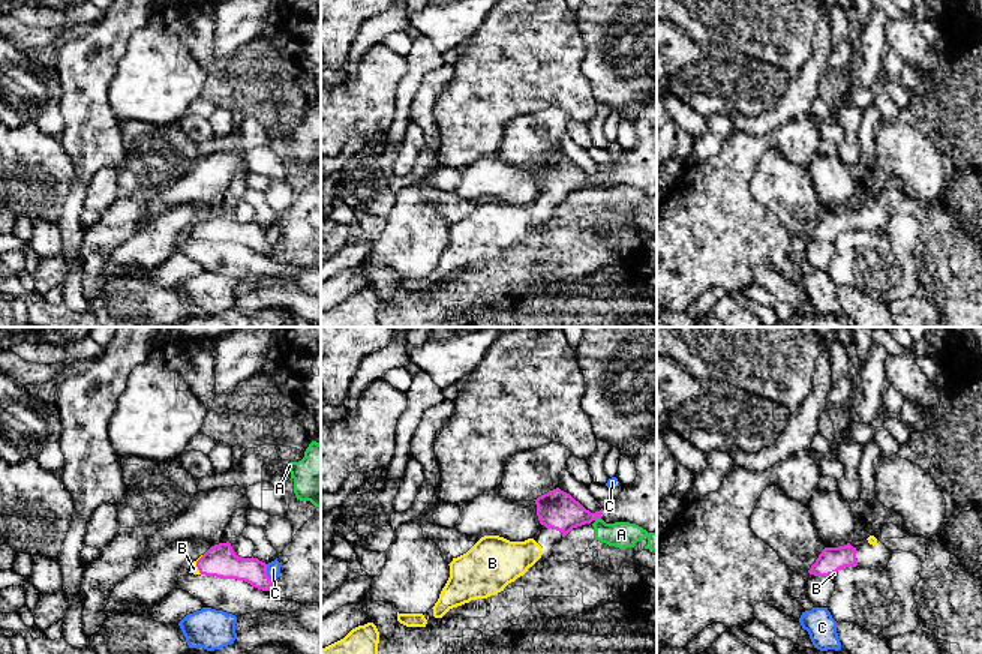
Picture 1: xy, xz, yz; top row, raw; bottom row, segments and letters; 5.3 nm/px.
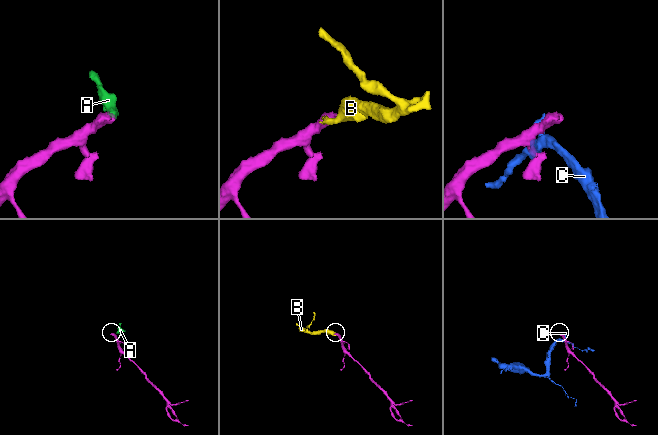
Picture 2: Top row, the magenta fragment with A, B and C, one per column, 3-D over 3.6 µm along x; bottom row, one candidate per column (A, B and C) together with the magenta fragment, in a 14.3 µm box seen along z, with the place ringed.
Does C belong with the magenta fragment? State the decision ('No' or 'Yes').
No

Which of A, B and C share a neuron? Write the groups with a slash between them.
A / B / C

